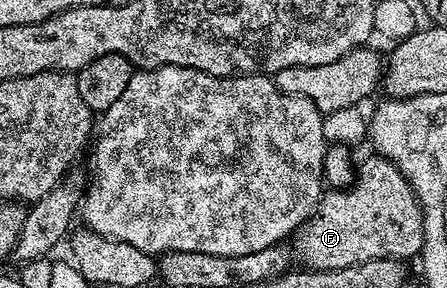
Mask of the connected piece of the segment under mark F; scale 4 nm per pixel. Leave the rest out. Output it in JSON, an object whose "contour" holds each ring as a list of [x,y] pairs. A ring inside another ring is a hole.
{"contour":[[[371,155],[357,164],[351,185],[347,189],[329,188],[321,196],[316,212],[296,230],[294,257],[305,270],[329,270],[350,267],[351,265],[377,261],[378,259],[409,259],[419,254],[424,246],[424,228],[418,199],[408,180],[398,171],[398,167],[385,157]]]}

